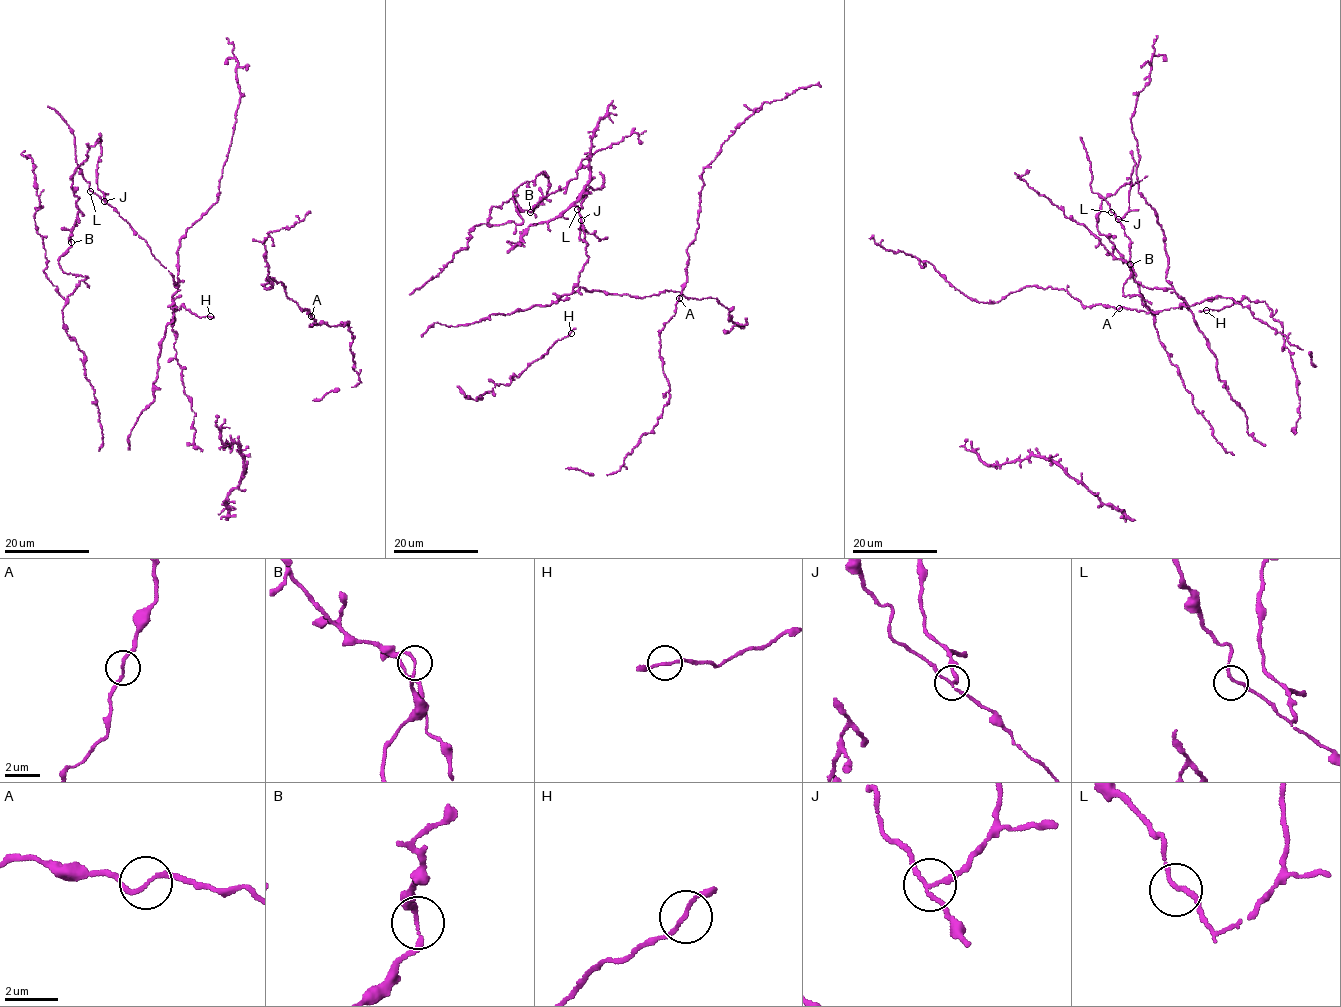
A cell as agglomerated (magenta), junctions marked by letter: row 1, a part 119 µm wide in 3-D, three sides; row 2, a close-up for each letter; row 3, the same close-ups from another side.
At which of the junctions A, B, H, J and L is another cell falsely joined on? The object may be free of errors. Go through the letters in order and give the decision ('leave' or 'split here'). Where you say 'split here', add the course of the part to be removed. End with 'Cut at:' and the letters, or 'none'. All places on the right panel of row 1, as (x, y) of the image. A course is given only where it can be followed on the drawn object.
A: leave
B: leave
H: leave
J: split here; foreign part runs (1118, 219), (1128, 212), (1128, 190), (1135, 165), (1131, 150)
L: leave
Cut at: J

